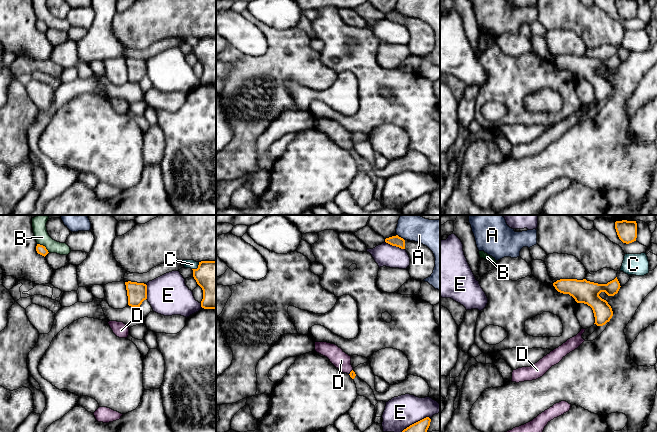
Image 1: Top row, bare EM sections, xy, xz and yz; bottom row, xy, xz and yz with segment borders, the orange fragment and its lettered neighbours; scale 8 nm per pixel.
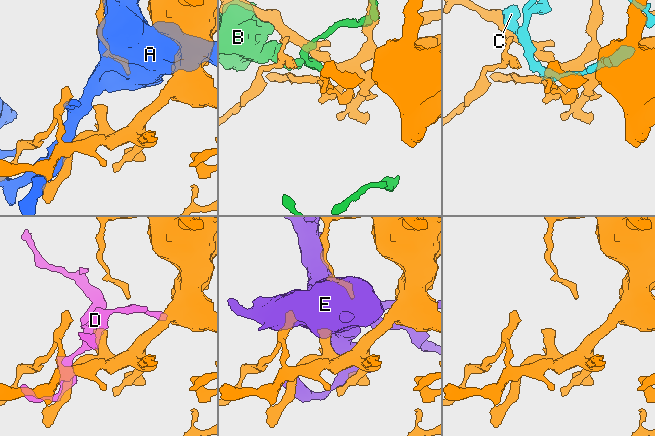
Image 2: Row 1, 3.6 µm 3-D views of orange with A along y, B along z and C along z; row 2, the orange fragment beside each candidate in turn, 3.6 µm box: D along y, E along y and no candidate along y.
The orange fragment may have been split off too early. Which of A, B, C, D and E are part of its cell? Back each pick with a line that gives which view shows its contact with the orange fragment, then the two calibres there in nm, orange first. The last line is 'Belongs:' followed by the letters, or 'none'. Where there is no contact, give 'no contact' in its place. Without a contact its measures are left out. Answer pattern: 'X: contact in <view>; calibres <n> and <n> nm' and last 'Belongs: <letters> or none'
D: contact in xz; calibres 50 and 140 nm
Belongs: D

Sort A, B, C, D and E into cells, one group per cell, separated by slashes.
A / B / C / D / E

